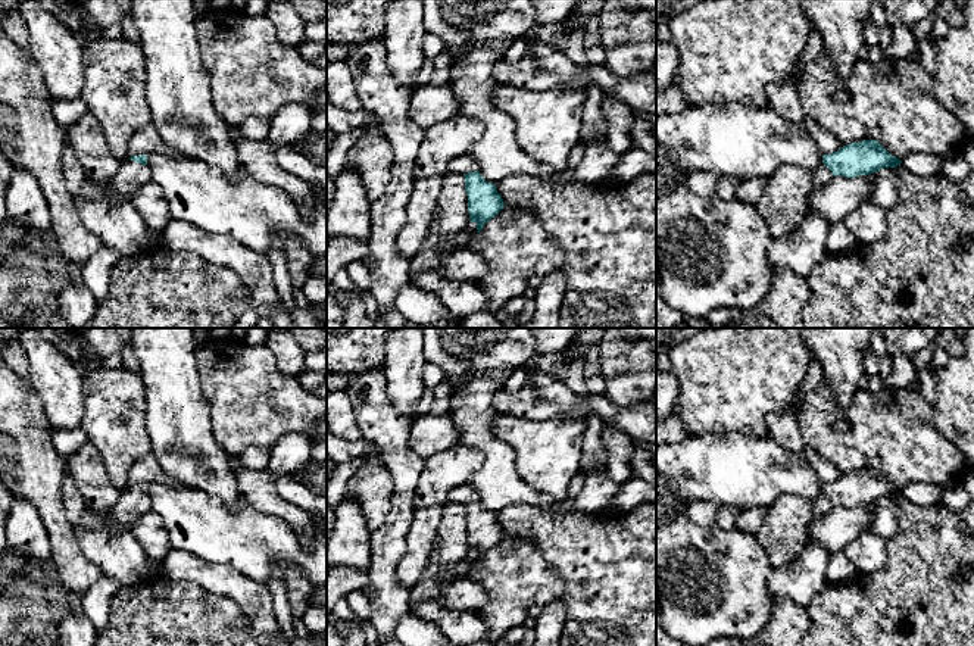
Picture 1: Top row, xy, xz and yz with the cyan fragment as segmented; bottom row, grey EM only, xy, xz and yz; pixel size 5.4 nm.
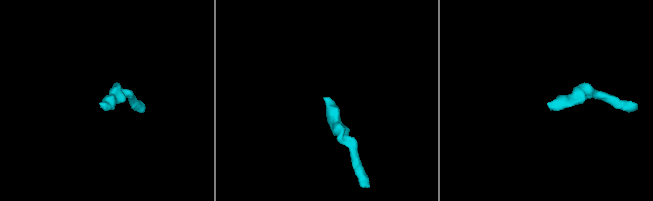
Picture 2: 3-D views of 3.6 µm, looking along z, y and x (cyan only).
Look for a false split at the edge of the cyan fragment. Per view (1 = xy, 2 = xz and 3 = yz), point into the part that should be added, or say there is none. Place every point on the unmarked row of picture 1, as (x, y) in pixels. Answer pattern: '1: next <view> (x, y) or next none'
1: next xy (131, 505)
2: next xz (465, 495)
3: next yz (821, 505)

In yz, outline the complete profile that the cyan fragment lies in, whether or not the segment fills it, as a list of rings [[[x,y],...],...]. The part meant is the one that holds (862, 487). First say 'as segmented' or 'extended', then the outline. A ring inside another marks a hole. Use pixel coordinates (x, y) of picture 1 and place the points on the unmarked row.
extended; [[[864,469],[843,475],[824,484],[812,503],[814,517],[825,515],[833,506],[855,508],[870,505],[883,497],[896,497],[902,490],[892,486],[877,469]]]

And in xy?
extended; [[[146,484],[127,487],[109,514],[107,522],[115,528],[131,530],[132,522],[150,511],[150,500],[146,494]]]

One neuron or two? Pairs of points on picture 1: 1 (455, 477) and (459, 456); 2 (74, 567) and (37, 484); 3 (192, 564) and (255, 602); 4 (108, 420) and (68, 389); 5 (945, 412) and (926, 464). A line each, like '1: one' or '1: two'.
1: one
2: one
3: one
4: two
5: two

